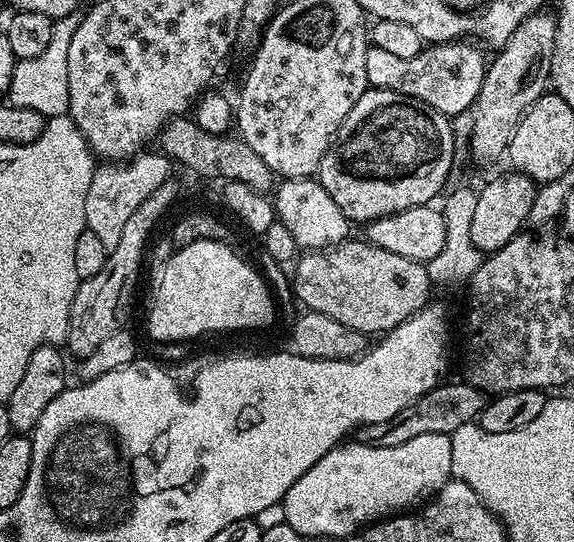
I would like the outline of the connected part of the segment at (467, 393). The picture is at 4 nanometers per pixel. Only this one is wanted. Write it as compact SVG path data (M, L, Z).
M441 382L414 402L410 402L410 406L402 409L396 415L396 419L364 425L358 432L359 443L376 444L379 448L402 446L402 442L410 442L410 438L419 438L421 434L451 436L458 430L458 426L473 423L479 417L480 411L484 409L485 393L475 388L473 384L459 383Z

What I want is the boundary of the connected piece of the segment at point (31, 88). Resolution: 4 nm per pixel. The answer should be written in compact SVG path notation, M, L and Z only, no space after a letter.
M74 11L62 19L53 21L50 41L45 53L37 58L17 61L14 74L11 75L11 86L8 87L7 101L11 107L29 109L41 113L47 119L67 115L69 106L69 74L67 73L67 53L71 39L81 24L82 14Z

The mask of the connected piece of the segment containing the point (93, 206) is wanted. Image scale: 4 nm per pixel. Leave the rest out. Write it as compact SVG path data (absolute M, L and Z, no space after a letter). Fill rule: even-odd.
M145 150L127 162L101 163L93 171L90 190L86 194L86 228L94 231L107 250L118 246L118 234L122 226L126 226L126 218L130 218L158 186L169 183L168 167L167 156L156 150Z

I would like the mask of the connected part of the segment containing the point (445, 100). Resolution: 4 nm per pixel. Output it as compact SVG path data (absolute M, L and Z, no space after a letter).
M472 42L434 44L414 54L414 58L397 58L387 50L369 47L366 54L366 78L371 87L406 94L426 102L446 117L457 118L475 105L478 90L482 90L486 56L484 60L483 54L475 46Z

